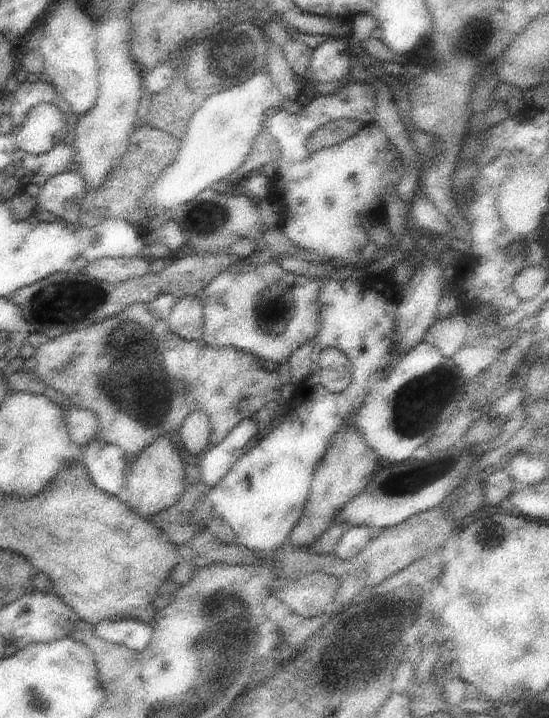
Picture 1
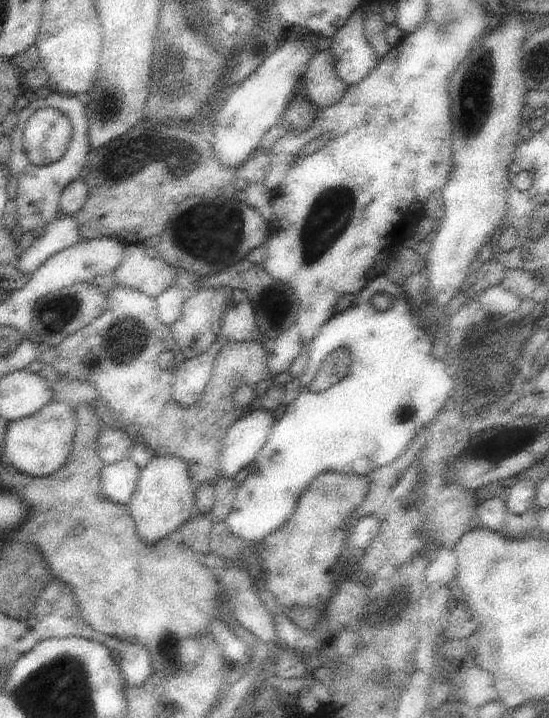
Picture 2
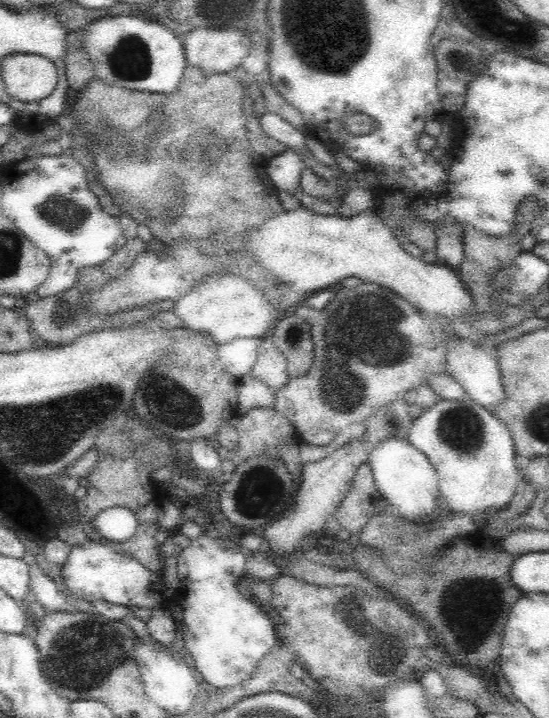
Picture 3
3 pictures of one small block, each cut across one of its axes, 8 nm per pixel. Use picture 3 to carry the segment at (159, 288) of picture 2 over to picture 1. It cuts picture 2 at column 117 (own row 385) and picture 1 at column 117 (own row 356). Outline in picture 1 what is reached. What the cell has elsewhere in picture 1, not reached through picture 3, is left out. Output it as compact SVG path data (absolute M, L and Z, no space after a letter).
M143 254L131 258L101 258L85 266L85 272L107 284L121 284L151 274L151 258Z

